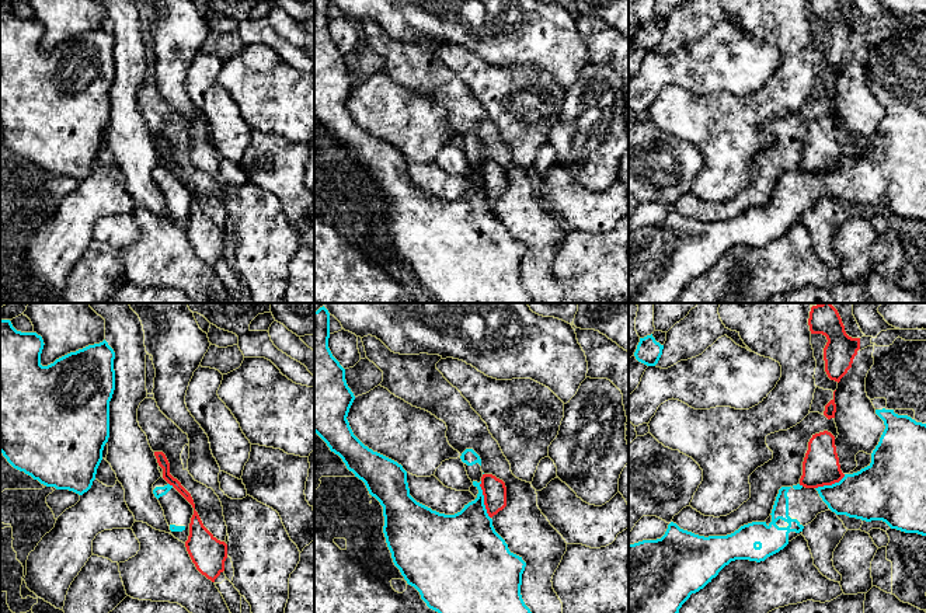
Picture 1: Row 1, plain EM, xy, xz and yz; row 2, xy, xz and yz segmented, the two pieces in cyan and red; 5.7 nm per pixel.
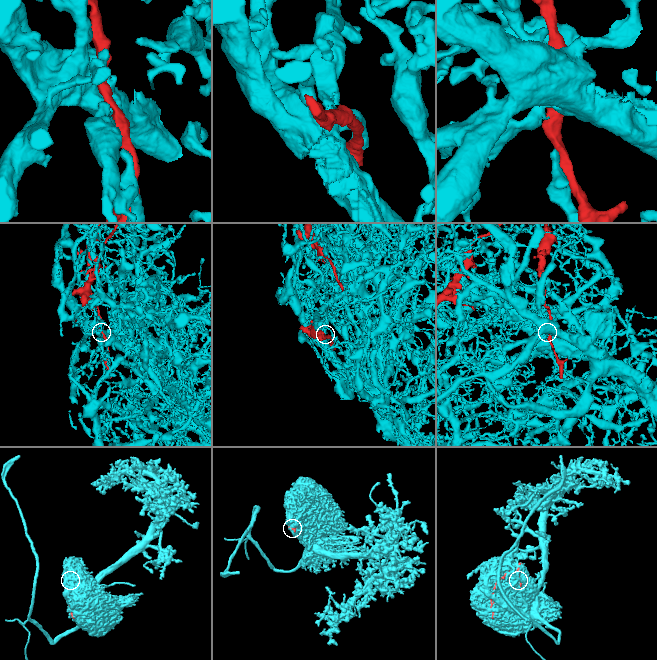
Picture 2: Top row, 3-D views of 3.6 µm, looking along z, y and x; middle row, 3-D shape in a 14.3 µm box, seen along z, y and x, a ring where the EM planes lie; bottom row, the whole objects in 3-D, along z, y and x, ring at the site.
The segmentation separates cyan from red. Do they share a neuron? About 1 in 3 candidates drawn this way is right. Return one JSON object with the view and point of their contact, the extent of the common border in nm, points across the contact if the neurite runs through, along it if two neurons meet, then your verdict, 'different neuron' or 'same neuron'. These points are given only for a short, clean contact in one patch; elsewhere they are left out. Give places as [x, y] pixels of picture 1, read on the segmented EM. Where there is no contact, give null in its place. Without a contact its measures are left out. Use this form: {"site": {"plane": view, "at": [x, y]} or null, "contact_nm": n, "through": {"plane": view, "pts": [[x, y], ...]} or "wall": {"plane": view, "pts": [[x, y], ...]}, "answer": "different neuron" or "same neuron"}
{"site": {"plane": "xz", "at": [483, 500]}, "contact_nm": 220, "answer": "different neuron"}

